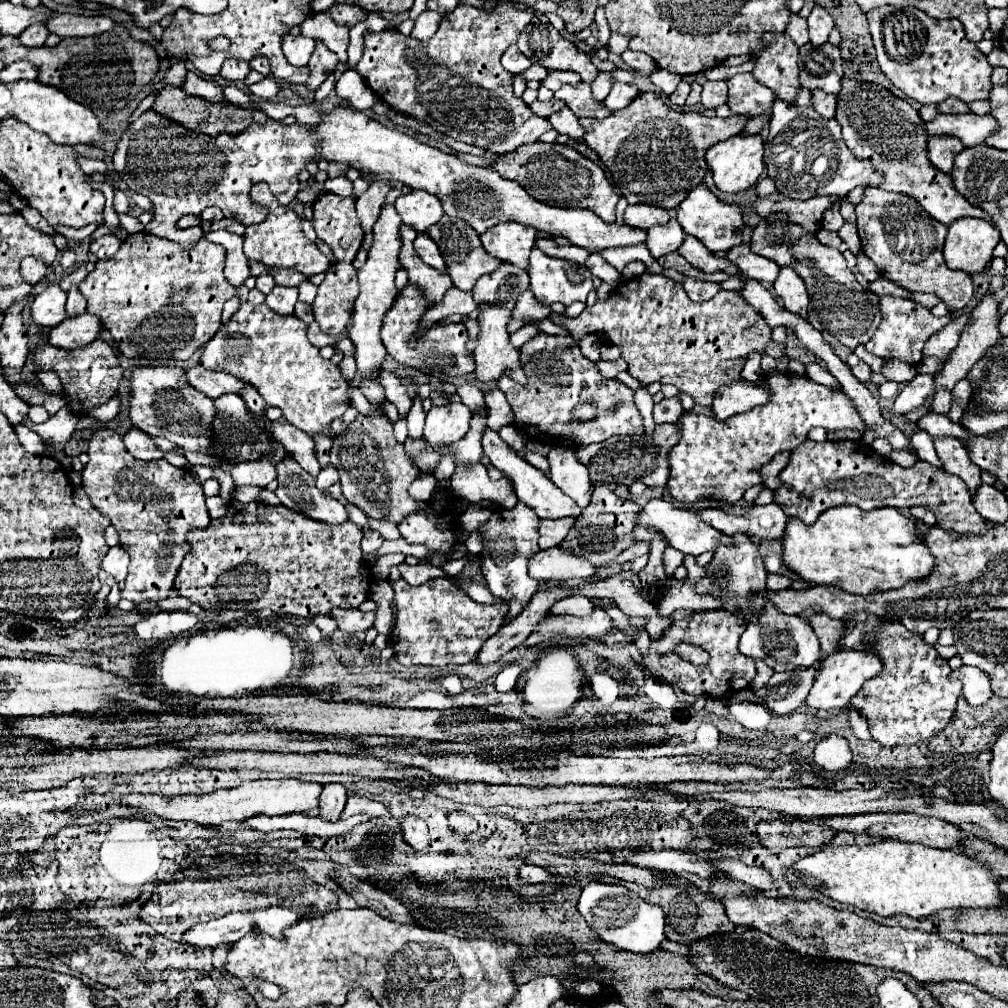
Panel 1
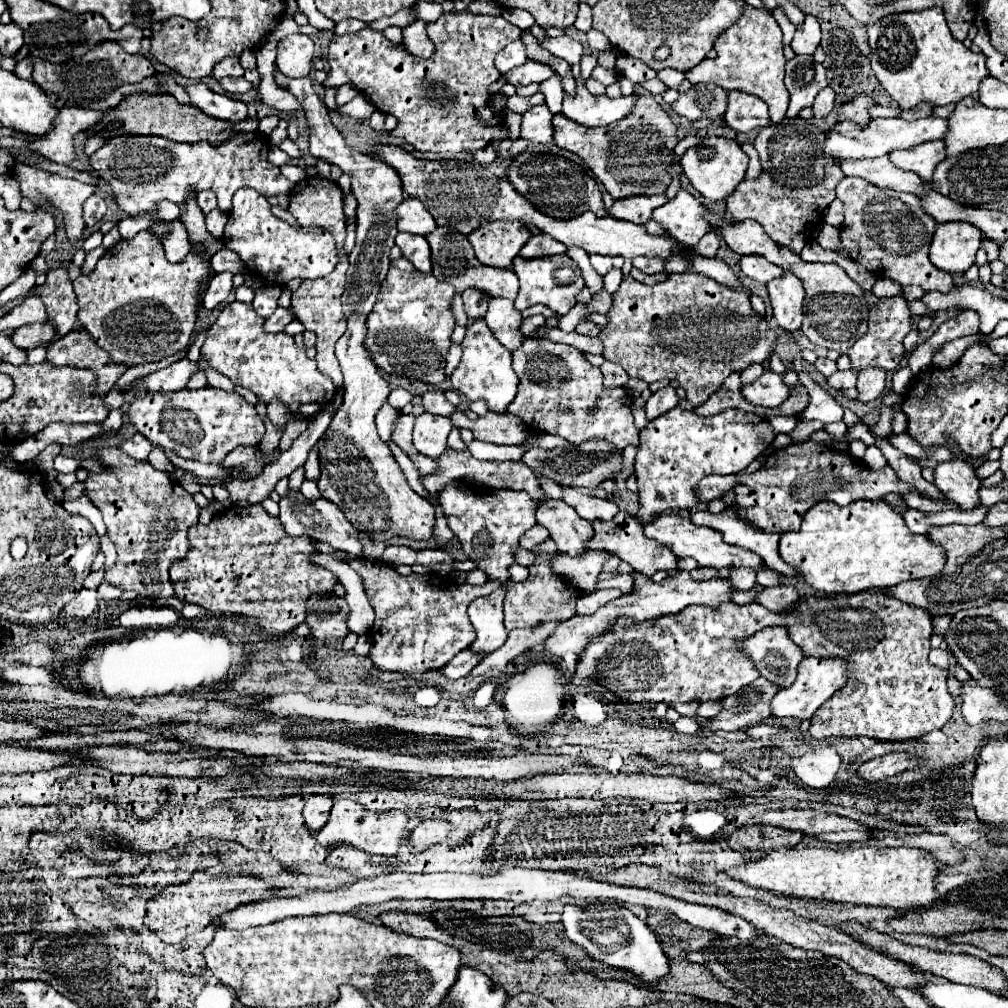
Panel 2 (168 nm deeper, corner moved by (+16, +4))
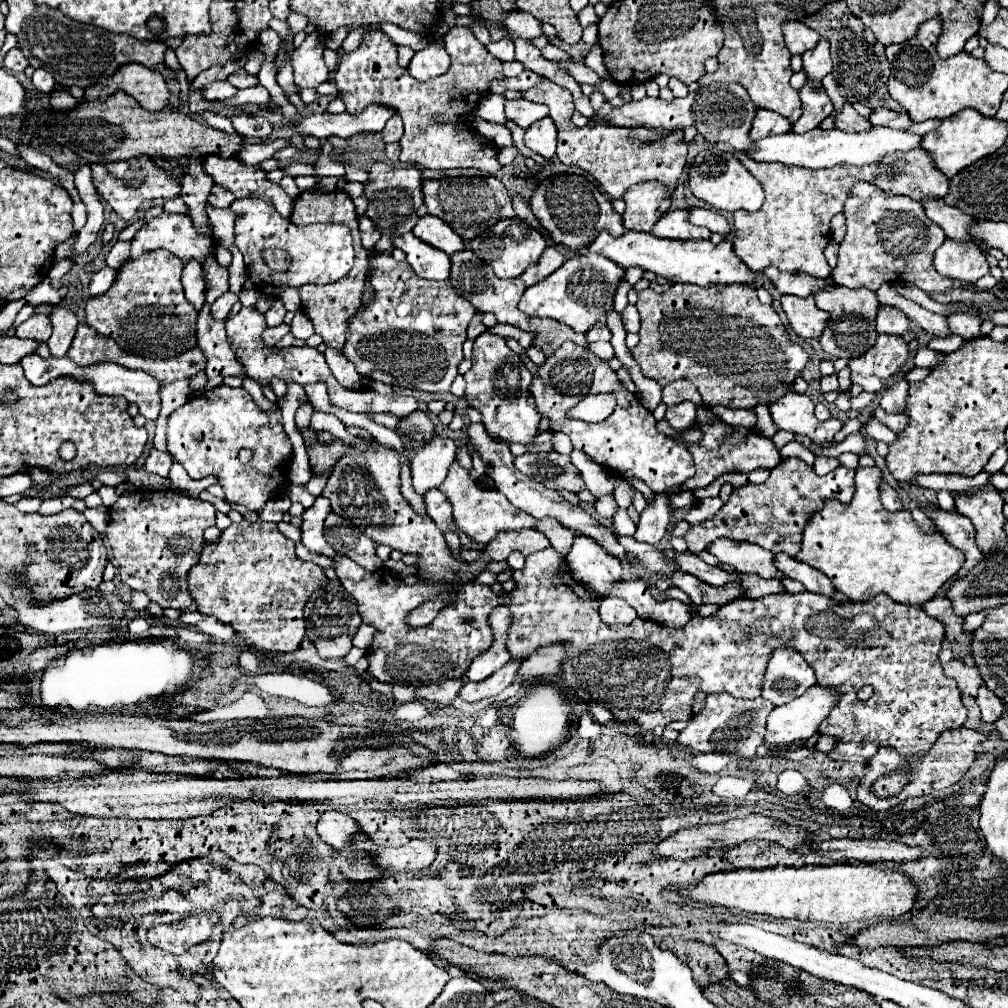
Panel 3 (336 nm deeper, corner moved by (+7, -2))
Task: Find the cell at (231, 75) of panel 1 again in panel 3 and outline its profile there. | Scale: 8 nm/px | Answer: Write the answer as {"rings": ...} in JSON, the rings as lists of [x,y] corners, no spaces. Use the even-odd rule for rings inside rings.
{"rings":[[[237,70],[237,72],[233,72],[229,78],[227,78],[227,82],[229,84],[233,84],[235,88],[251,88],[251,86],[259,86],[259,78],[257,76],[251,76],[251,74],[247,74],[245,70]]]}

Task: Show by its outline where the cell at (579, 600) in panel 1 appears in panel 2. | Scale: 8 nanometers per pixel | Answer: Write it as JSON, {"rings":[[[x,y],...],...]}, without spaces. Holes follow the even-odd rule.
{"rings":[[[596,590],[576,600],[576,614],[594,614],[602,604],[620,596],[620,590]]]}

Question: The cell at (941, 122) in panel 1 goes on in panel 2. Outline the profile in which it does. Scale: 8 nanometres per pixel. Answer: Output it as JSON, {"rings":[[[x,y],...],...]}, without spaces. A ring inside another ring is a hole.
{"rings":[[[928,116],[920,118],[914,122],[908,122],[904,118],[874,118],[866,128],[860,128],[852,122],[842,122],[826,130],[828,138],[824,142],[824,154],[826,156],[836,156],[836,158],[876,158],[890,154],[892,150],[898,148],[910,148],[918,146],[922,142],[930,140],[940,140],[944,134],[948,134],[948,118],[938,118],[938,116]]]}

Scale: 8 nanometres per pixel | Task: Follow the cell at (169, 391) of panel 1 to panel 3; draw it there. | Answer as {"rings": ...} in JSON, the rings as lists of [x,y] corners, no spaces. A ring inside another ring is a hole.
{"rings":[[[217,386],[177,408],[167,422],[167,450],[191,478],[219,478],[227,502],[243,504],[253,512],[261,512],[265,502],[279,496],[277,490],[289,484],[285,466],[293,456],[293,446],[283,430],[281,412],[261,410],[243,388]],[[241,448],[249,448],[255,454],[249,464],[239,462],[237,454]]]}

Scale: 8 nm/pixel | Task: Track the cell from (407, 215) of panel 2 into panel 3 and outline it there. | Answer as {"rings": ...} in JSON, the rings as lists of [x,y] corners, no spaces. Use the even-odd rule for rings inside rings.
{"rings":[[[423,216],[419,218],[417,226],[413,228],[413,234],[431,244],[433,248],[439,248],[443,250],[445,254],[453,254],[453,252],[461,252],[465,250],[465,242],[461,240],[461,236],[457,232],[453,232],[453,228],[449,228],[449,224],[445,224],[443,220],[439,220],[437,216]]]}

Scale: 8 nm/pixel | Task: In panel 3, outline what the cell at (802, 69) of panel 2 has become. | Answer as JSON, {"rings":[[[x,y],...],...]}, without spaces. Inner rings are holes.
{"rings":[[[807,82],[799,94],[803,102],[803,116],[793,124],[793,132],[809,132],[819,128],[827,116],[833,116],[833,102],[819,82]]]}

